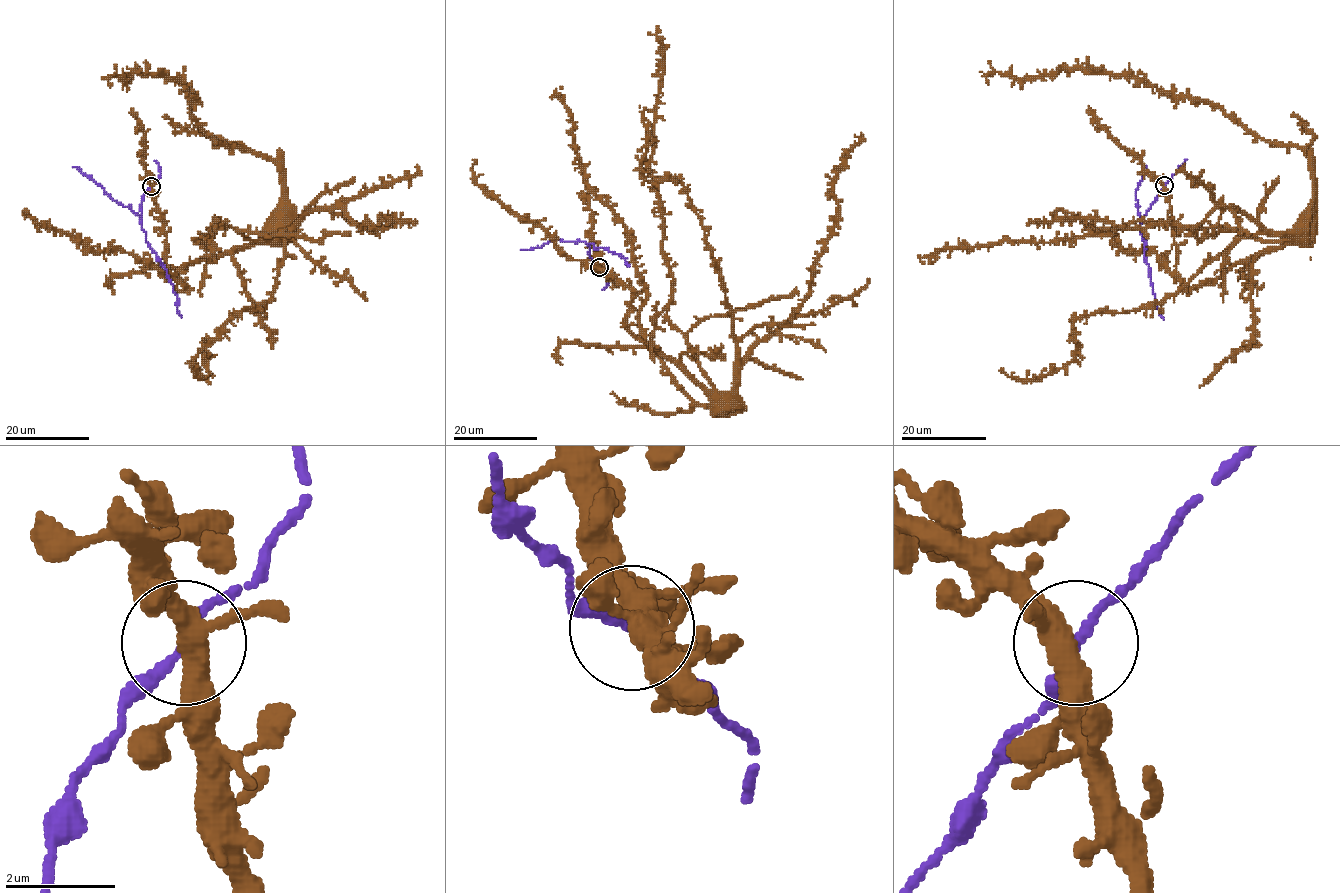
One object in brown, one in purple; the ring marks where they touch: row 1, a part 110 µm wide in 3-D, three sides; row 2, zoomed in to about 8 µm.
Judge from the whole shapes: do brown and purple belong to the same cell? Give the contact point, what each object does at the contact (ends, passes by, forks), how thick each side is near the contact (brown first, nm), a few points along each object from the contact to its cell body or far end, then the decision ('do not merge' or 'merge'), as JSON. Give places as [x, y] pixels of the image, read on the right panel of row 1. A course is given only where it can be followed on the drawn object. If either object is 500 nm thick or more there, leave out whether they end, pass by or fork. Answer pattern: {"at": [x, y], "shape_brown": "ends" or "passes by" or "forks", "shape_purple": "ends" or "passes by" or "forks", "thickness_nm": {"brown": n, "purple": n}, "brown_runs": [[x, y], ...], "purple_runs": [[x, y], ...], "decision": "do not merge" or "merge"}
{"at": [1164, 185], "shape_brown": "forks", "shape_purple": "passes by", "thickness_nm": {"brown": 360, "purple": 160}, "brown_runs": [[1165, 185], [1175, 272], [1199, 287], [1281, 247], [1315, 168], [1133, 78], [989, 84]], "purple_runs": [[1165, 185], [1139, 229], [1146, 244], [1144, 261], [1150, 272], [1155, 307], [1163, 319]], "decision": "merge"}

